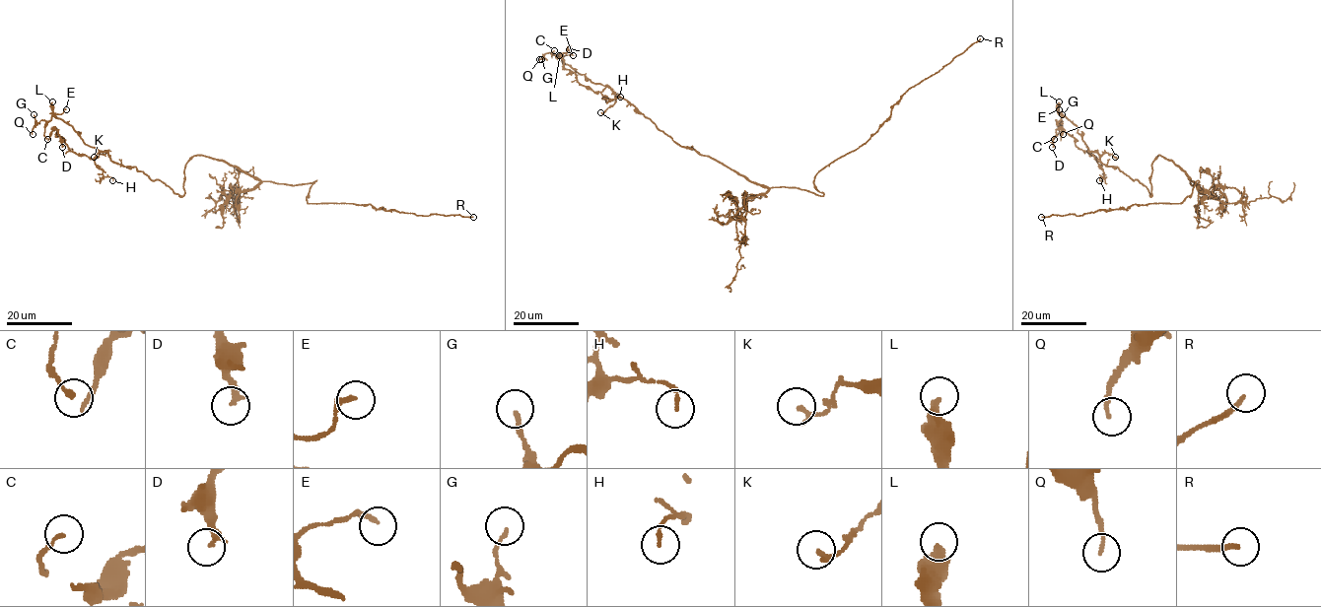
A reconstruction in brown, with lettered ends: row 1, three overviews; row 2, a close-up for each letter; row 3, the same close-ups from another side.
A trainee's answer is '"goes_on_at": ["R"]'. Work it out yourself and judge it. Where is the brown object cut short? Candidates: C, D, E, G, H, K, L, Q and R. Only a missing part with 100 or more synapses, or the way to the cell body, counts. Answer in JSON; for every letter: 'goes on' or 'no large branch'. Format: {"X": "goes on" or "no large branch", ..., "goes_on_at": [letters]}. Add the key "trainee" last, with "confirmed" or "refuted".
{"C": "no large branch", "D": "no large branch", "E": "no large branch", "G": "no large branch", "H": "no large branch", "K": "no large branch", "L": "no large branch", "Q": "no large branch", "R": "goes on", "goes_on_at": ["R"], "trainee": "confirmed"}

